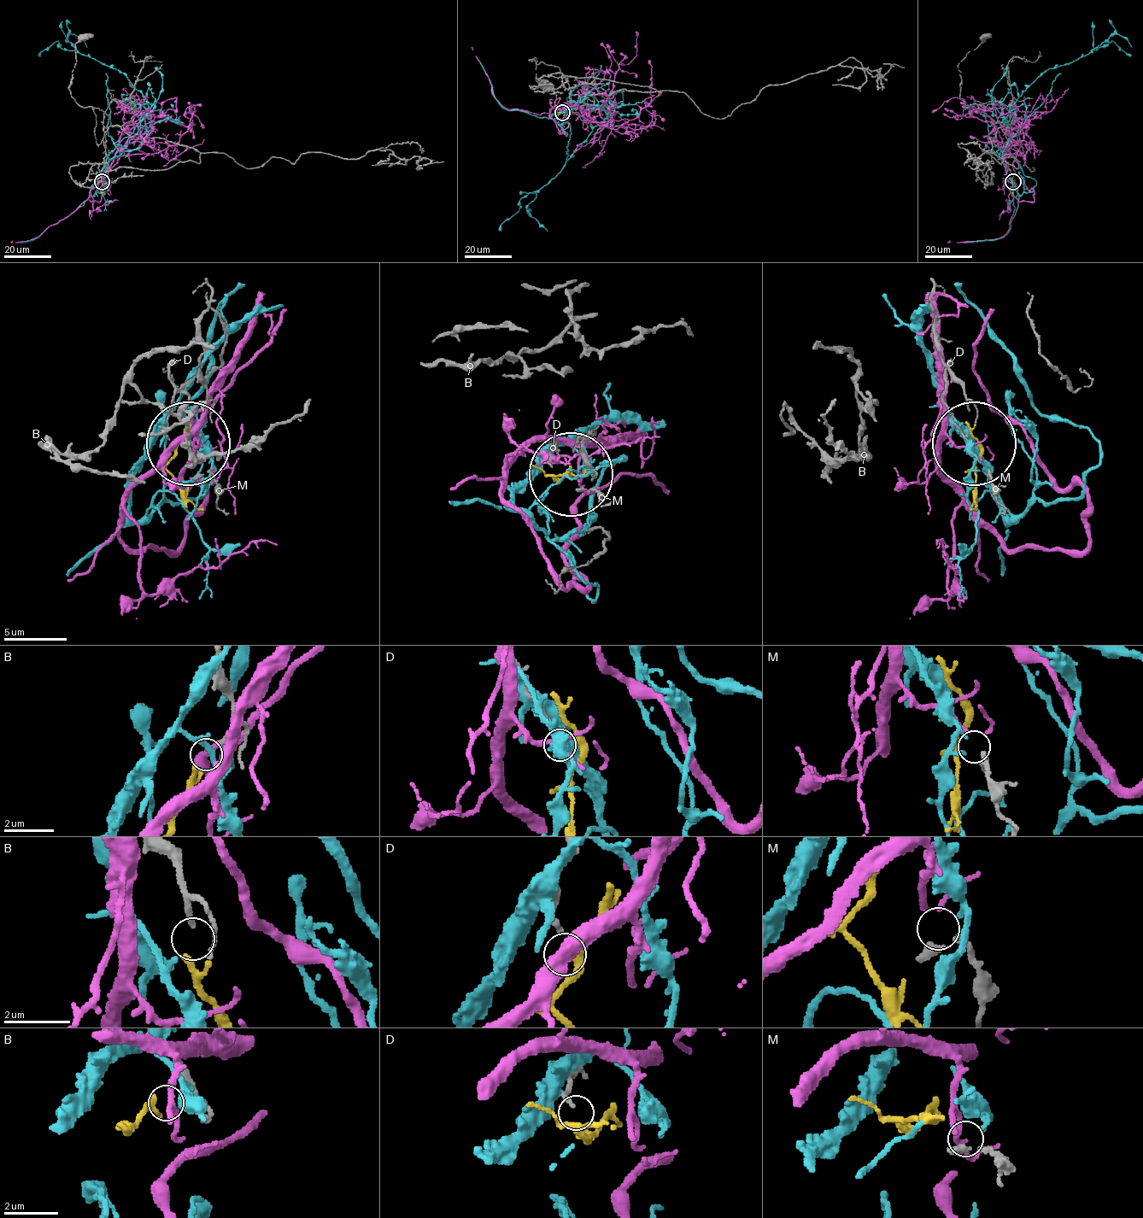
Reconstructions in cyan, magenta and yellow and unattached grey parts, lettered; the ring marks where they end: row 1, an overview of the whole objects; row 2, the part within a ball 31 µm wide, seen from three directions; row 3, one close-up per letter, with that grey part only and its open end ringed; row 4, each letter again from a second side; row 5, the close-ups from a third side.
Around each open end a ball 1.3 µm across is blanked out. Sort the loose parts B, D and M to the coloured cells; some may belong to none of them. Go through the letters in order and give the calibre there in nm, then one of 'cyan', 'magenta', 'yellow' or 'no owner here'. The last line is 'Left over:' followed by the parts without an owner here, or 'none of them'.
B: 140 nm thick; yellow
D: 160 nm thick; no owner here
M: 280 nm thick; magenta
Left over: D

